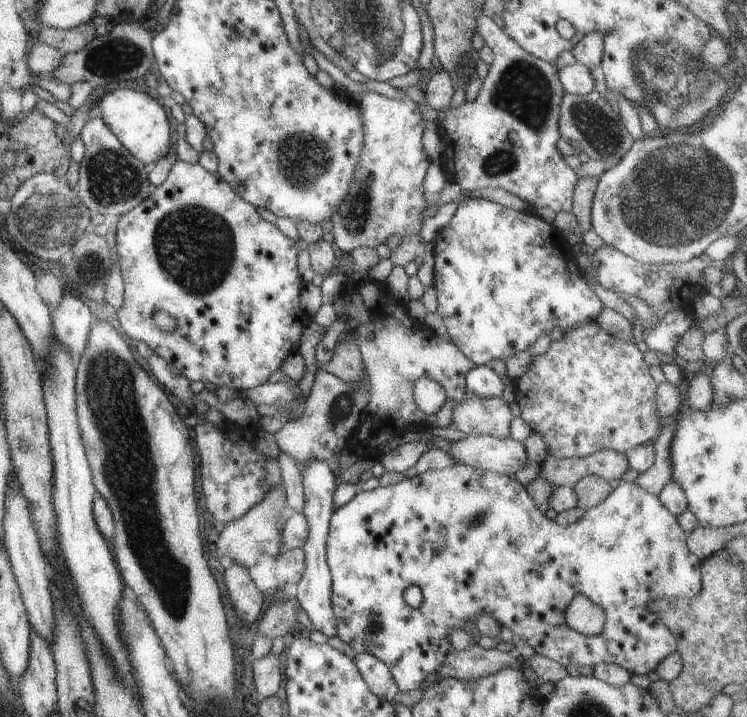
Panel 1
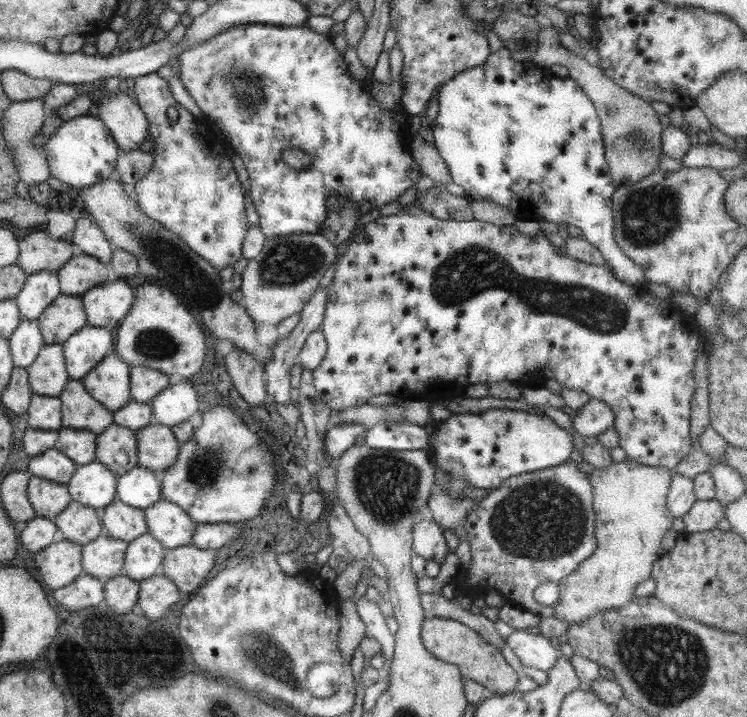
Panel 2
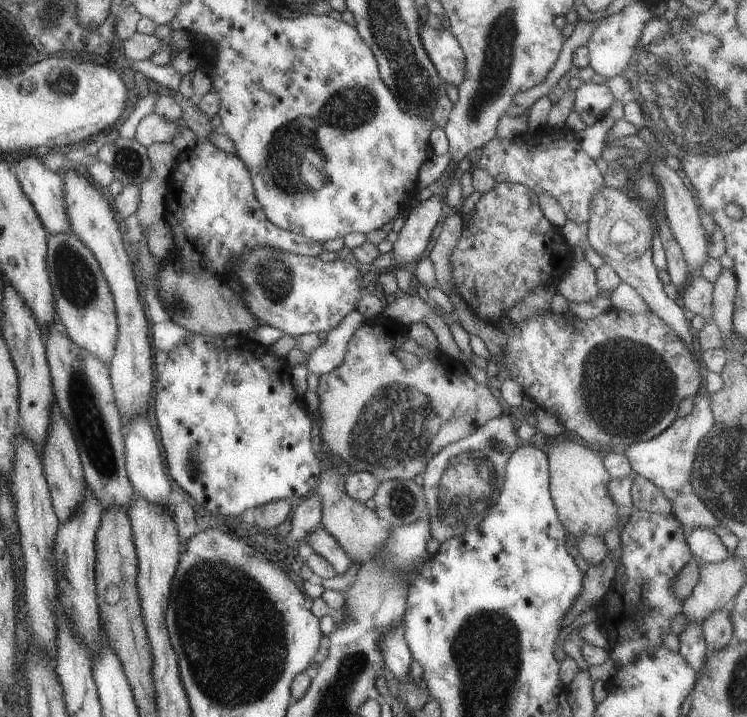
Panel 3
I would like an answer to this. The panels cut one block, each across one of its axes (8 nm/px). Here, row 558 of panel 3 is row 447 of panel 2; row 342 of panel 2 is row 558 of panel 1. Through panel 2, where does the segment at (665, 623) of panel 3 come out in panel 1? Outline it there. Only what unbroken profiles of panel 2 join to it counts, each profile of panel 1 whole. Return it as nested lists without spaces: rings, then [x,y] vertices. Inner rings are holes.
[[[454,462],[451,466],[423,471],[411,478],[404,476],[400,481],[384,487],[379,485],[369,491],[358,490],[349,502],[334,509],[328,522],[325,550],[326,563],[330,572],[330,605],[336,620],[336,635],[356,653],[367,653],[375,656],[377,660],[381,660],[389,669],[398,690],[403,692],[417,689],[419,683],[427,675],[436,672],[436,668],[451,648],[447,641],[448,628],[461,629],[465,620],[475,622],[475,616],[481,612],[493,617],[499,626],[508,628],[515,638],[517,637],[517,640],[525,640],[533,648],[534,654],[547,656],[561,666],[587,665],[594,667],[601,663],[613,663],[625,669],[630,675],[647,674],[654,670],[660,660],[674,653],[677,648],[673,633],[669,632],[669,629],[653,611],[650,611],[649,604],[661,597],[692,597],[701,590],[701,561],[697,560],[697,557],[688,549],[686,537],[687,533],[676,522],[676,516],[672,515],[663,504],[660,504],[658,497],[637,487],[633,482],[614,484],[605,500],[585,509],[574,523],[560,527],[554,520],[545,518],[544,514],[537,510],[525,487],[518,484],[513,476],[509,477],[495,471],[484,471]],[[411,584],[420,588],[422,601],[417,608],[405,605],[403,597],[401,597],[405,588]],[[576,594],[582,594],[604,612],[606,619],[602,631],[598,635],[585,636],[571,630],[566,625],[564,612]]]

